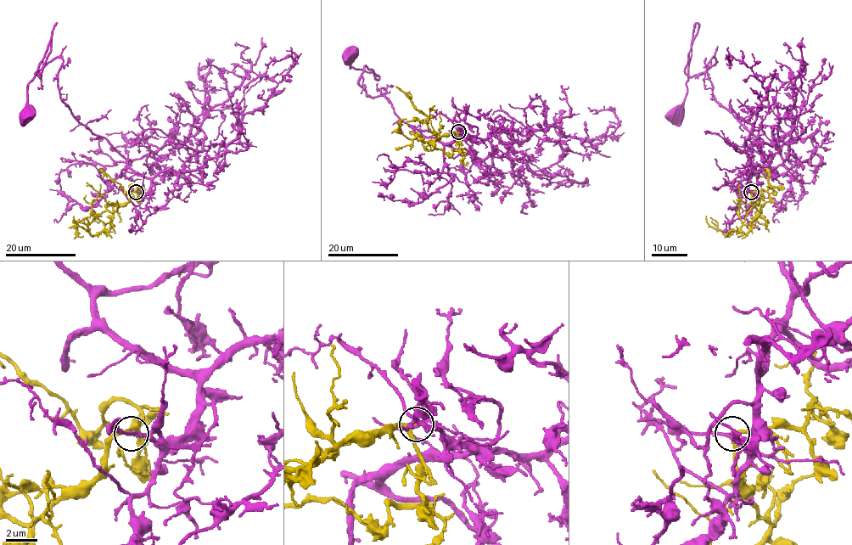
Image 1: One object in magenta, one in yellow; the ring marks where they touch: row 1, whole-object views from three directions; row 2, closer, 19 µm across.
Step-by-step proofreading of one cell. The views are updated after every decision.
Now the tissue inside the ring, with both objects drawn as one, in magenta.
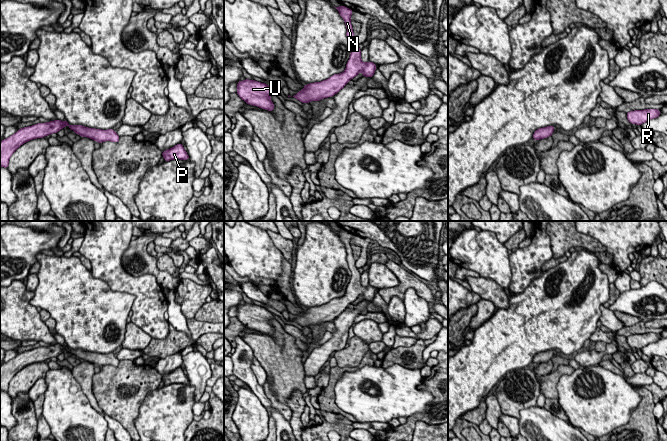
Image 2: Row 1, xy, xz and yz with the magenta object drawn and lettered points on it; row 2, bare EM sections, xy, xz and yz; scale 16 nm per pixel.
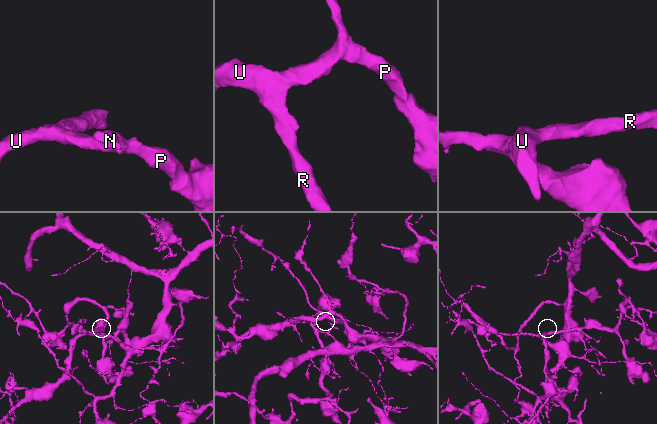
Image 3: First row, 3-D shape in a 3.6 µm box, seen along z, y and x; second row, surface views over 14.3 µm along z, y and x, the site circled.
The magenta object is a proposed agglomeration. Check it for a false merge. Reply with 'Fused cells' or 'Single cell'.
Single cell

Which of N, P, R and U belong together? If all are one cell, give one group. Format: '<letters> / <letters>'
N P R U

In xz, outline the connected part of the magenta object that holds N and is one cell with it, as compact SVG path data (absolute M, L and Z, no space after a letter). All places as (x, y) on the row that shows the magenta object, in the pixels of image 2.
M338 6L335 8L338 10L340 16L345 21L345 25L347 28L346 36L351 47L349 60L343 73L334 74L330 78L321 82L306 84L302 91L299 91L296 95L293 96L302 103L319 101L323 98L334 96L361 71L363 72L363 77L372 78L375 73L375 63L370 61L364 63L361 60L361 49L355 41L356 37L353 33L353 28L350 20L353 10L345 6Z

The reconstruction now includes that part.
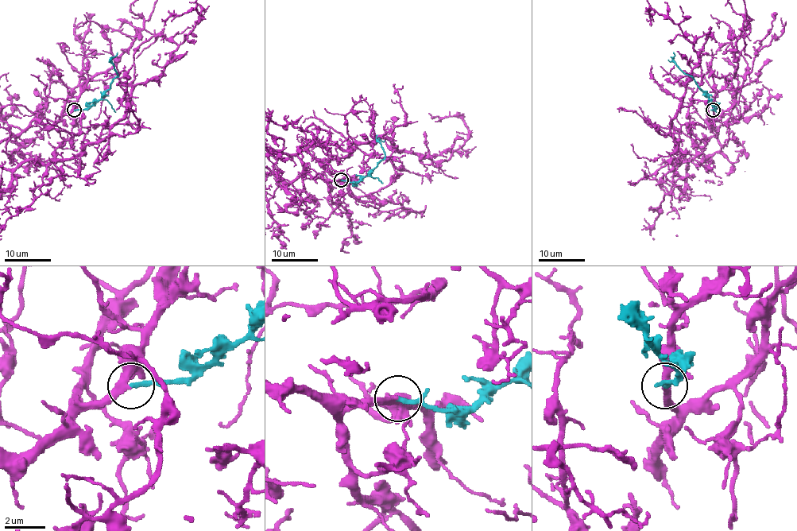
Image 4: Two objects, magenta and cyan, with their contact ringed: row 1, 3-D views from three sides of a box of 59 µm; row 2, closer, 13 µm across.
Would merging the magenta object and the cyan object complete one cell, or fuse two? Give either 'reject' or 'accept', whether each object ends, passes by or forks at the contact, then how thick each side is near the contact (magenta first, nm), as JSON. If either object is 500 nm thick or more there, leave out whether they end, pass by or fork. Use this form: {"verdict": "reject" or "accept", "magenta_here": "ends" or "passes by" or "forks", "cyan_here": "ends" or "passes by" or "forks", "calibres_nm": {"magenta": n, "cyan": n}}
{"verdict": "accept", "magenta_here": "passes by", "cyan_here": "ends", "calibres_nm": {"magenta": 360, "cyan": 240}}

